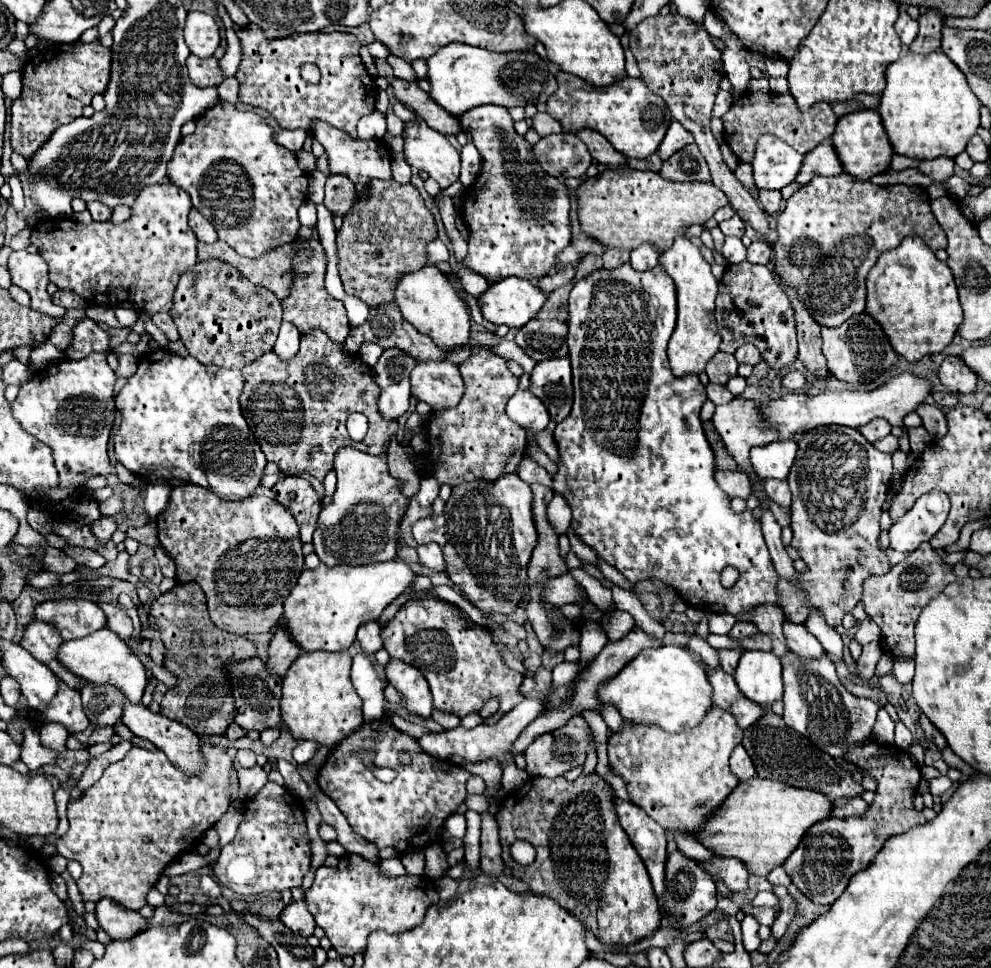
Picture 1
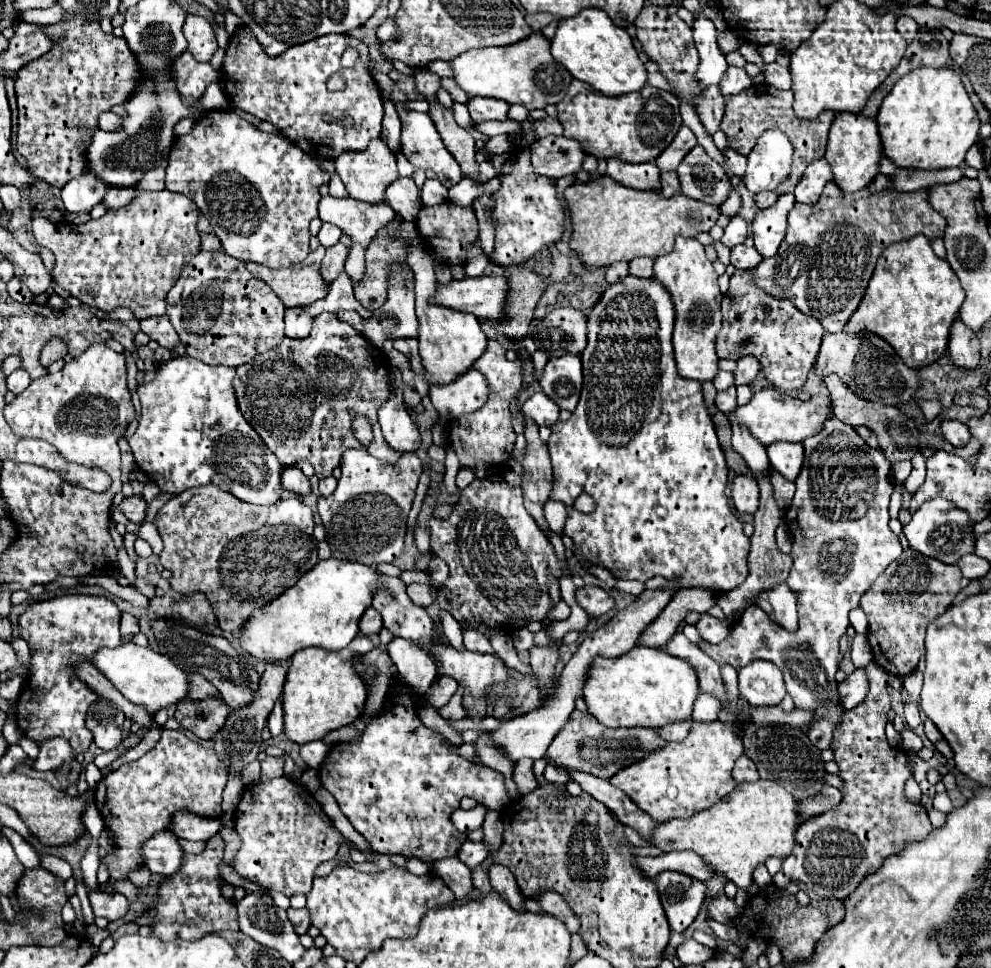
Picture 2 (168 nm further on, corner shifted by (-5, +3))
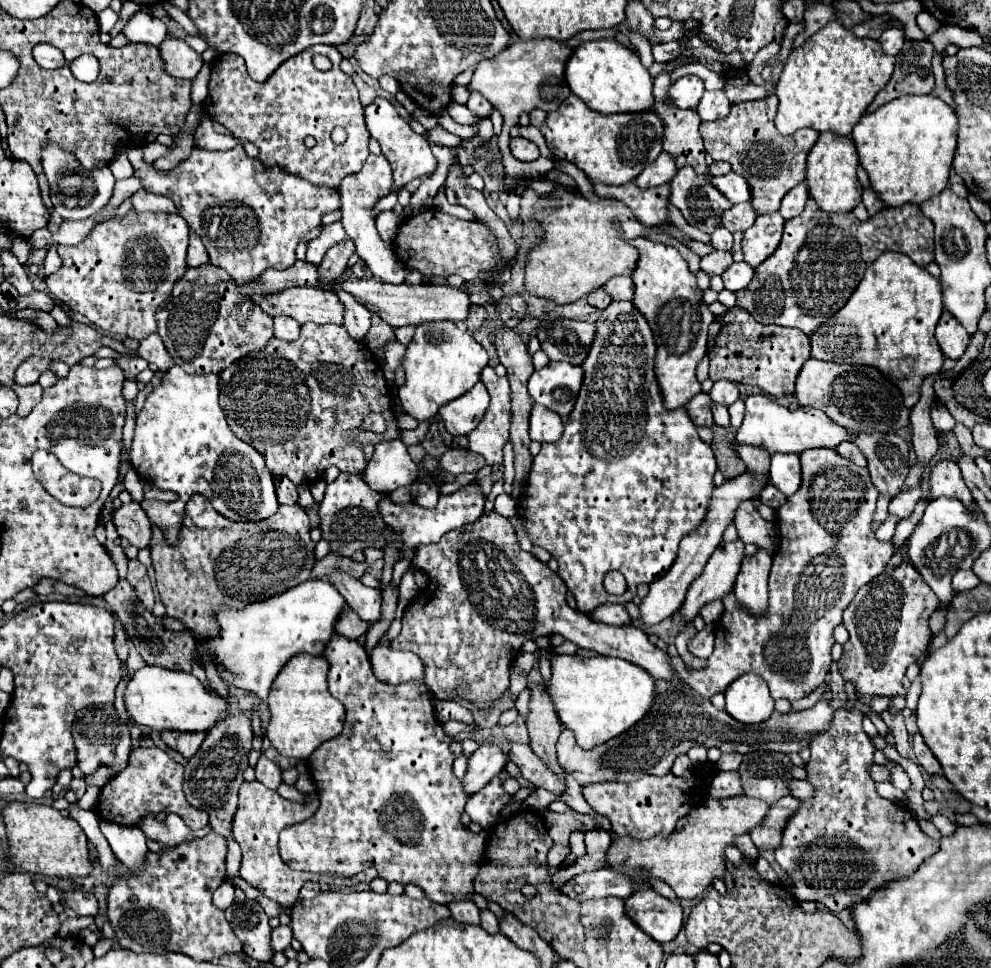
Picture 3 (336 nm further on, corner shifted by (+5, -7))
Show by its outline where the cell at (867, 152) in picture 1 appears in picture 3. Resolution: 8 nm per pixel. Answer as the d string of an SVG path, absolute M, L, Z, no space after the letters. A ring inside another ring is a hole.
M820 133L820 139L808 153L808 167L806 167L806 185L810 197L822 211L828 213L848 213L860 203L862 187L856 177L858 167L858 153L850 139L836 137L832 133Z

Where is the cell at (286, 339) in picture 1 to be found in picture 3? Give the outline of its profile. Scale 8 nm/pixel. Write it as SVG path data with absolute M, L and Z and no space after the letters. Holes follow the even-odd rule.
M274 317L274 335L278 339L294 341L300 335L300 325L292 317Z

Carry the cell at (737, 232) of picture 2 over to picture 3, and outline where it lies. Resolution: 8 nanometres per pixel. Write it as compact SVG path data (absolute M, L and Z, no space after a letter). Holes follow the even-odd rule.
M712 251L706 257L702 257L700 269L712 277L712 275L722 275L730 265L732 265L730 251Z

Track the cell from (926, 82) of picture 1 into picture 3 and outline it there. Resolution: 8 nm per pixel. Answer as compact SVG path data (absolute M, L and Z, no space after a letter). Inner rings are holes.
M904 95L894 99L874 113L862 115L862 119L852 129L852 141L858 149L860 165L866 169L870 187L880 195L886 207L902 207L906 203L920 205L932 197L936 197L948 185L948 173L952 167L954 151L958 137L958 119L950 105L946 105L936 95Z

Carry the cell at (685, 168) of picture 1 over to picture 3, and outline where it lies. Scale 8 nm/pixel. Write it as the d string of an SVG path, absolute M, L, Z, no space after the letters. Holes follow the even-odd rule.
M692 167L680 169L672 179L670 203L680 209L690 225L708 235L720 227L720 215L732 207L732 203L710 185L708 175L698 175Z

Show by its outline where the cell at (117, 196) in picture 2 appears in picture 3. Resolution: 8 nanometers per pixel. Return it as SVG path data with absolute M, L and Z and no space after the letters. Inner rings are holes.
M140 189L138 193L134 193L134 195L132 195L132 201L134 201L134 209L136 209L136 211L176 213L176 207L174 207L174 203L172 203L168 197L154 195L154 193L148 193L148 191L144 191L144 189Z

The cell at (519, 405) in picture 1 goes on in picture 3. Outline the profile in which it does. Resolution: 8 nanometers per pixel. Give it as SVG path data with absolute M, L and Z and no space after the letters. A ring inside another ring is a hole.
M534 405L530 415L530 437L538 443L556 443L564 431L564 423L560 415L554 411Z

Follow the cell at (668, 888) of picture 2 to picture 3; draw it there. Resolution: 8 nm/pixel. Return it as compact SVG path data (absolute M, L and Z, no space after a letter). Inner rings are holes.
M654 889L634 891L624 905L628 917L658 943L672 941L682 927L680 903L660 897Z

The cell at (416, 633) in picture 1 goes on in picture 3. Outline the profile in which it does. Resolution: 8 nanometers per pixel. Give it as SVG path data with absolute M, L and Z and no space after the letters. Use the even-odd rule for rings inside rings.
M332 573L332 575L328 575L328 581L340 591L340 595L358 613L360 619L364 619L370 625L380 619L382 593L378 589L364 587L358 579L354 579L346 573Z

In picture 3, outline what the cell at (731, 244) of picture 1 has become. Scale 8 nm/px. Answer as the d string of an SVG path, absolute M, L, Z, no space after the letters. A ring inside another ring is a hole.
M732 263L724 273L722 273L722 281L724 281L724 287L732 293L744 289L750 285L754 277L754 269L748 265L748 263Z

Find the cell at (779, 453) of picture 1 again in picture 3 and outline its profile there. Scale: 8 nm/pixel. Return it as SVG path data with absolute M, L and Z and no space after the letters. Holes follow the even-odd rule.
M772 455L770 481L786 495L794 495L800 489L800 457L798 455Z

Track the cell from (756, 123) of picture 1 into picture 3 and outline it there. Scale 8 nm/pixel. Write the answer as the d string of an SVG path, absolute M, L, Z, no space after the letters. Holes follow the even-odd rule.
M768 95L760 101L732 105L732 111L726 119L700 125L704 147L712 155L712 159L728 161L732 165L732 171L744 175L744 179L748 179L748 185L752 185L752 207L756 215L778 211L782 197L800 181L804 181L806 157L818 141L818 133L814 129L800 129L794 135L780 135L774 127L776 107L776 95Z

